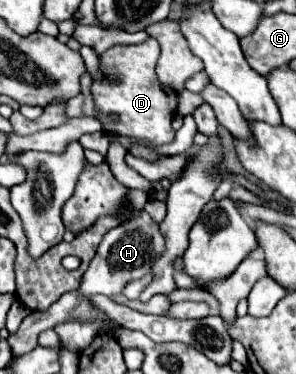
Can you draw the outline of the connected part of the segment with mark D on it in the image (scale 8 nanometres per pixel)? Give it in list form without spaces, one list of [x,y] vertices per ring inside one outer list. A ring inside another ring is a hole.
[[[154,38],[136,46],[114,46],[102,54],[102,72],[106,78],[114,78],[114,82],[92,82],[92,94],[102,114],[118,116],[118,122],[104,120],[106,132],[140,138],[154,146],[174,142],[172,121],[177,114],[177,95],[170,98],[156,78],[154,68],[159,56],[160,46]]]

